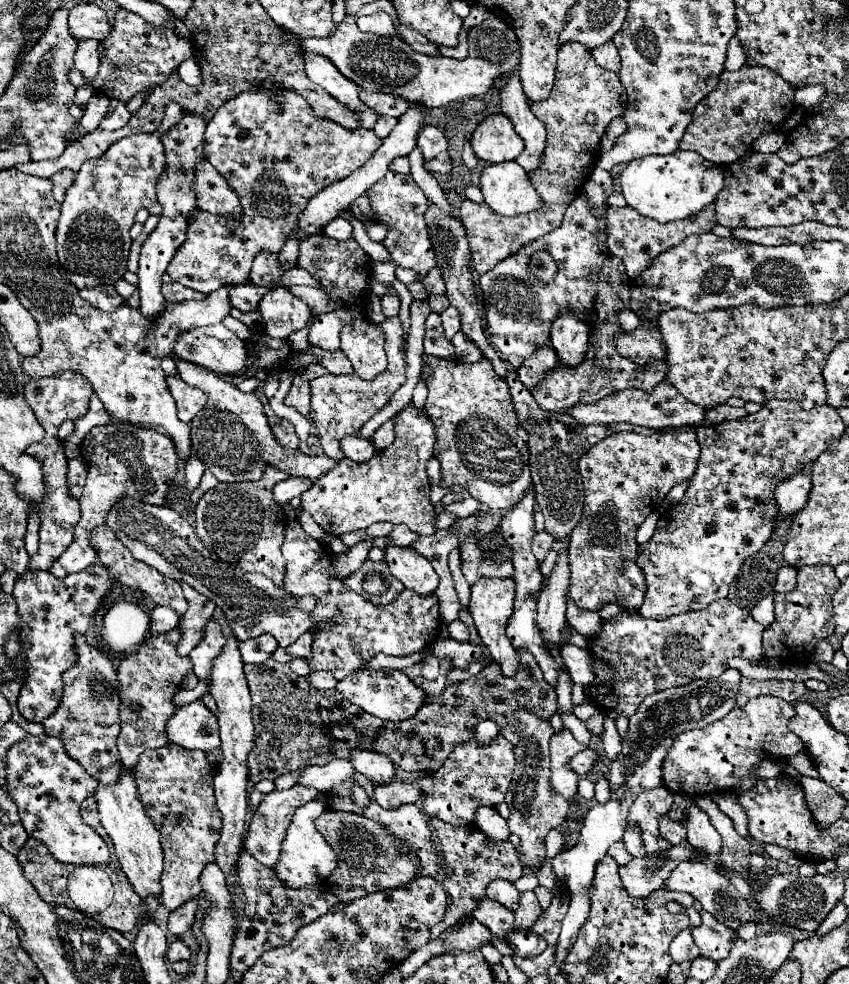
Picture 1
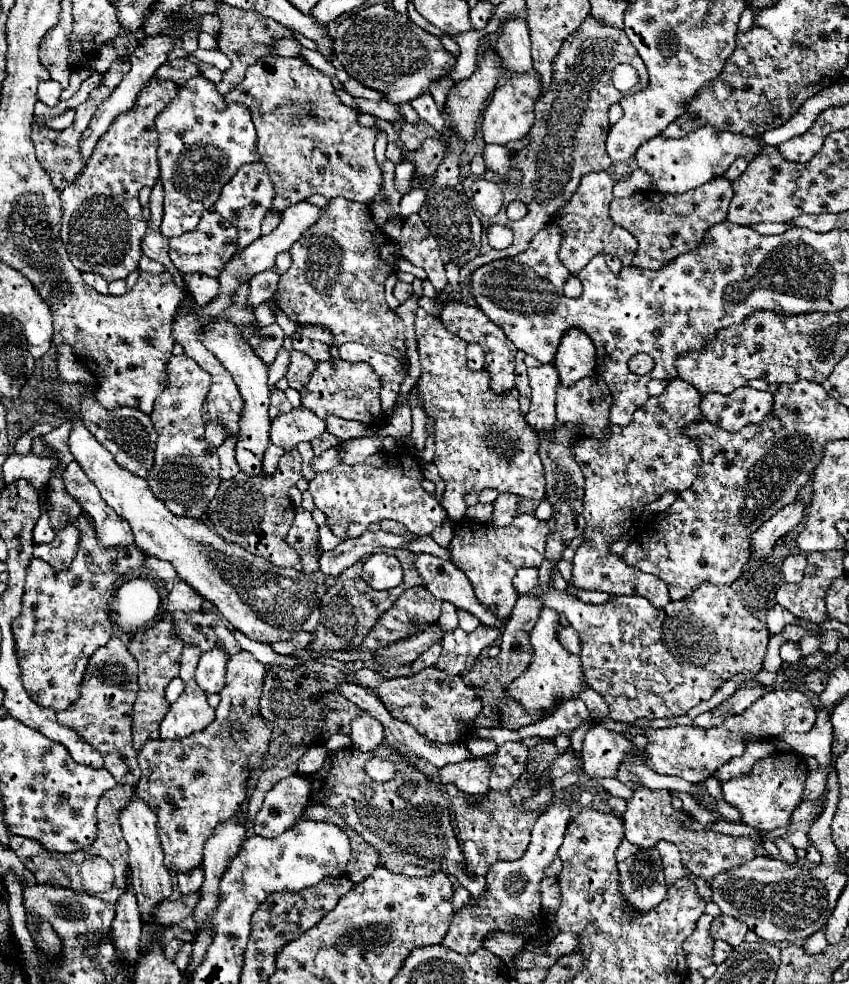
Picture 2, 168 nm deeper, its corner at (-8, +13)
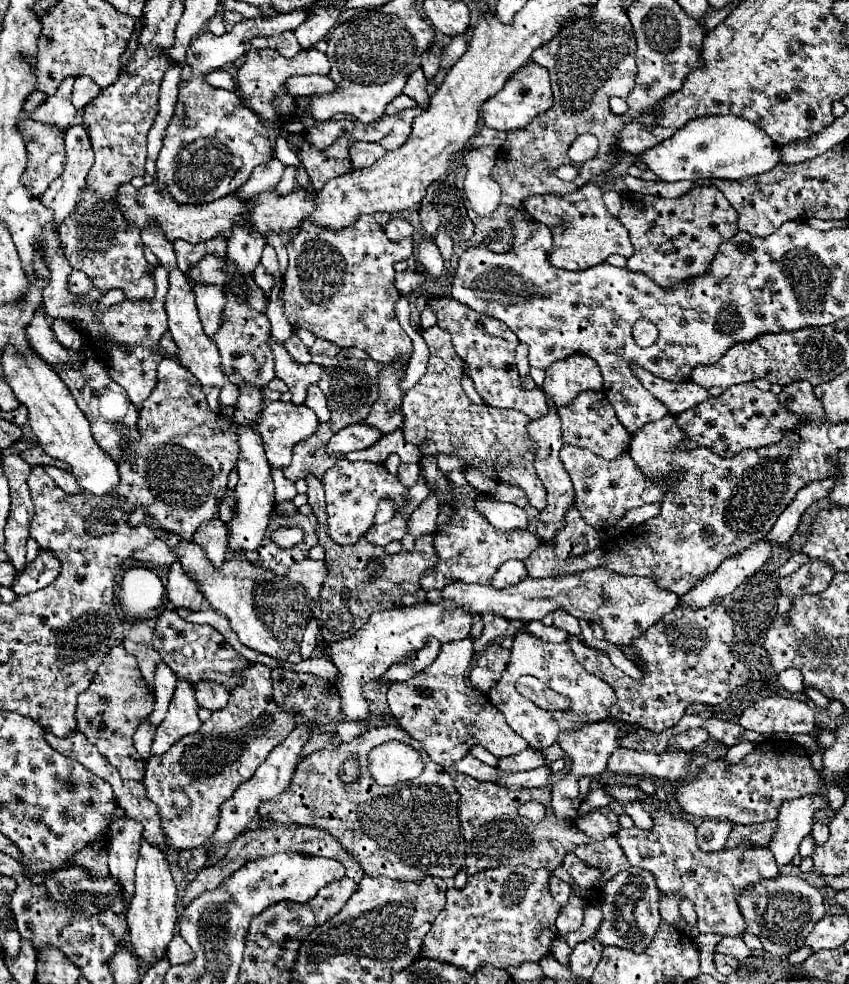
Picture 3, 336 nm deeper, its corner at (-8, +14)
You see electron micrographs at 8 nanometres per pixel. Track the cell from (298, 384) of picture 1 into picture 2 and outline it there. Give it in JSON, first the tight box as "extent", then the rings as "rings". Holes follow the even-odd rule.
{"extent":[286,350,316,390],"rings":[[[292,350],[290,352],[290,366],[286,372],[286,380],[290,384],[290,388],[294,390],[302,390],[302,386],[308,384],[308,378],[312,378],[312,370],[316,368],[316,362],[310,360],[304,352]]]}

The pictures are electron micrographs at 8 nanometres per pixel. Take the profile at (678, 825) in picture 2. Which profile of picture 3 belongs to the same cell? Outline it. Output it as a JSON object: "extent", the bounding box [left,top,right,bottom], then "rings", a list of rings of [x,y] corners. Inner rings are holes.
{"extent":[616,809,778,937],"rings":[[[662,809],[650,811],[654,827],[642,831],[638,827],[620,829],[616,833],[620,849],[626,853],[632,867],[650,871],[656,877],[656,887],[662,895],[676,893],[678,899],[688,899],[698,915],[700,933],[718,933],[724,937],[742,935],[746,923],[738,907],[738,895],[744,889],[756,885],[756,881],[778,877],[776,861],[766,847],[748,849],[722,849],[714,853],[704,853],[696,847],[696,827],[688,821],[674,819]]]}

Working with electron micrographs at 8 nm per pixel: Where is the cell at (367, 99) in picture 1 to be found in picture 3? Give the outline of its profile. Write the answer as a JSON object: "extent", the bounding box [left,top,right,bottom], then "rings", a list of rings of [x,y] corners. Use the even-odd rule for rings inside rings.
{"extent":[286,75,336,97],"rings":[[[296,75],[296,77],[288,77],[286,89],[292,97],[304,97],[312,93],[336,91],[336,85],[326,75]]]}

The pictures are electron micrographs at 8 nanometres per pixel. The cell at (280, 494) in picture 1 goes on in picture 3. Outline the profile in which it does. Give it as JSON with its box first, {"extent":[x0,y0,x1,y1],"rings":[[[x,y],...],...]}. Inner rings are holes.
{"extent":[328,423,382,453],"rings":[[[364,423],[348,425],[330,439],[328,453],[350,453],[356,449],[368,449],[380,437],[382,433],[378,433],[378,429],[372,425],[364,425]]]}

